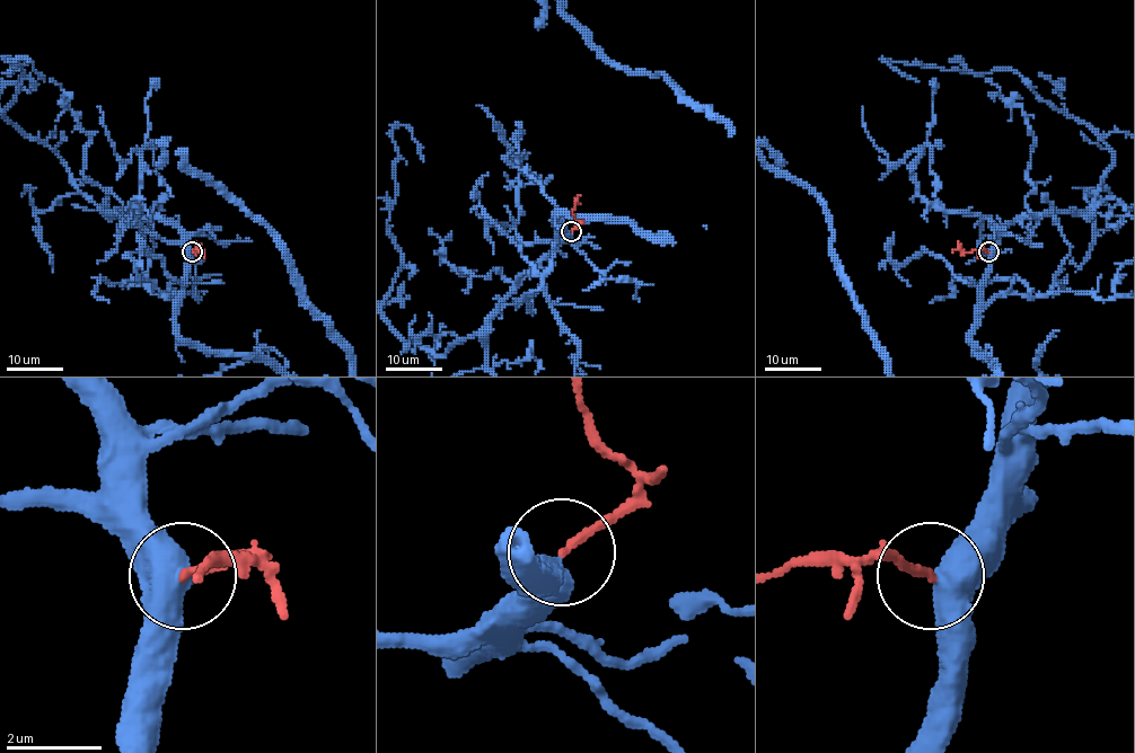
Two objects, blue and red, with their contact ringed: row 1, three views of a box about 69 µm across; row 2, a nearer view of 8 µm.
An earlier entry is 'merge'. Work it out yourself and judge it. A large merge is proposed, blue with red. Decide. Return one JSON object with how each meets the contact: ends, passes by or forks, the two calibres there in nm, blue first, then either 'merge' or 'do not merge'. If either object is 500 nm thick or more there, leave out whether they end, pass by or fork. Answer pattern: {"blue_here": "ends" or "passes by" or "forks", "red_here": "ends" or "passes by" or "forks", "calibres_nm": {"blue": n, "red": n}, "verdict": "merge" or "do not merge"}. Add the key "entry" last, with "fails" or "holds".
{"calibres_nm": {"blue": 550, "red": 160}, "verdict": "merge", "entry": "holds"}

